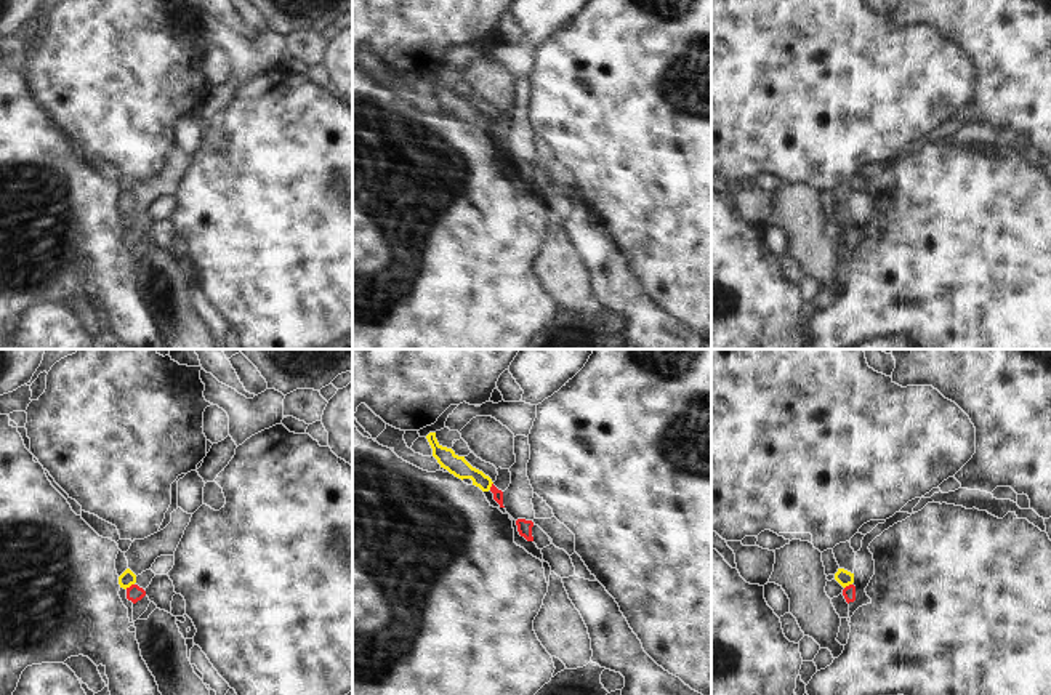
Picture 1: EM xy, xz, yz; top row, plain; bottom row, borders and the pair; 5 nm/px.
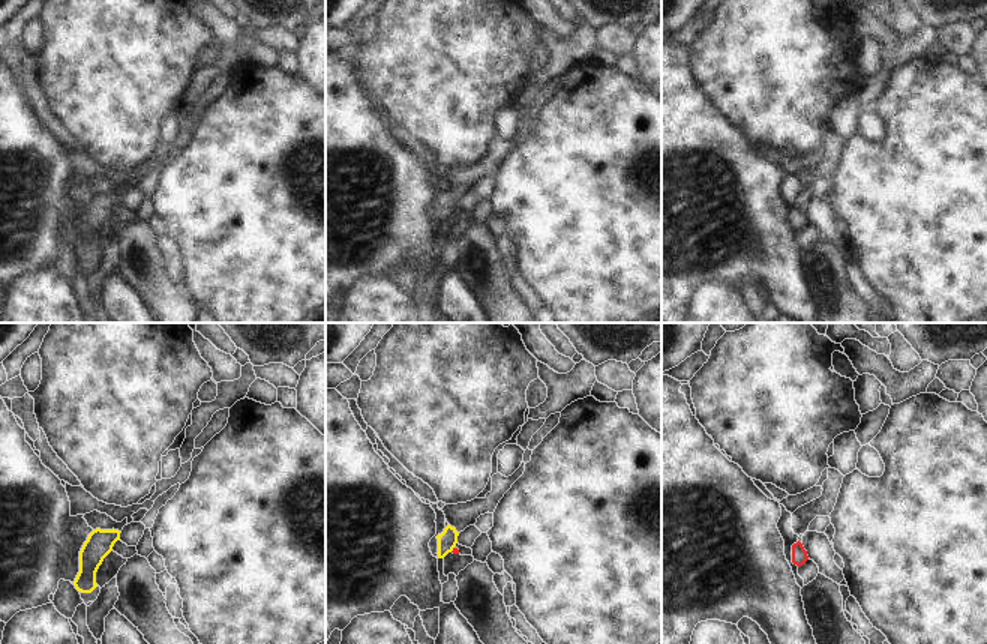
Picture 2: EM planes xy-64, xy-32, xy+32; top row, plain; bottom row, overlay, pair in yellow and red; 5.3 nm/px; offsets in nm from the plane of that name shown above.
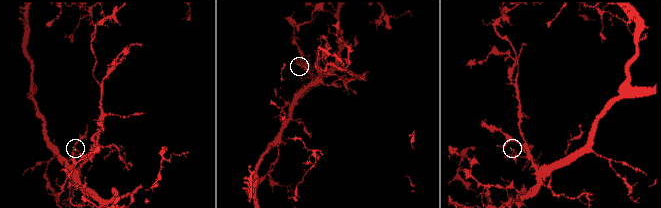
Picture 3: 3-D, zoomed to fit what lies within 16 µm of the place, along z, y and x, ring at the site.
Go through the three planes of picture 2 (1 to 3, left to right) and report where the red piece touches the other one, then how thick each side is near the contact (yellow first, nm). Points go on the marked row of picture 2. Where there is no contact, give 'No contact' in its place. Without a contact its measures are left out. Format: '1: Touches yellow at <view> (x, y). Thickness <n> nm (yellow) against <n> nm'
1: No contact
2: Touches yellow at xy-32 (452, 550). Thickness 100 nm (yellow) against 30 nm
3: No contact

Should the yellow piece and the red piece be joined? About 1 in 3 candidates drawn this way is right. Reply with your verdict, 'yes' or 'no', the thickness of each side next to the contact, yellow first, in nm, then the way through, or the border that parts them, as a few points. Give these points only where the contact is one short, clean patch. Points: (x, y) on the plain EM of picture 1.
no; calibres 80 and 80 nm; border xy (133, 224), (125, 229)

